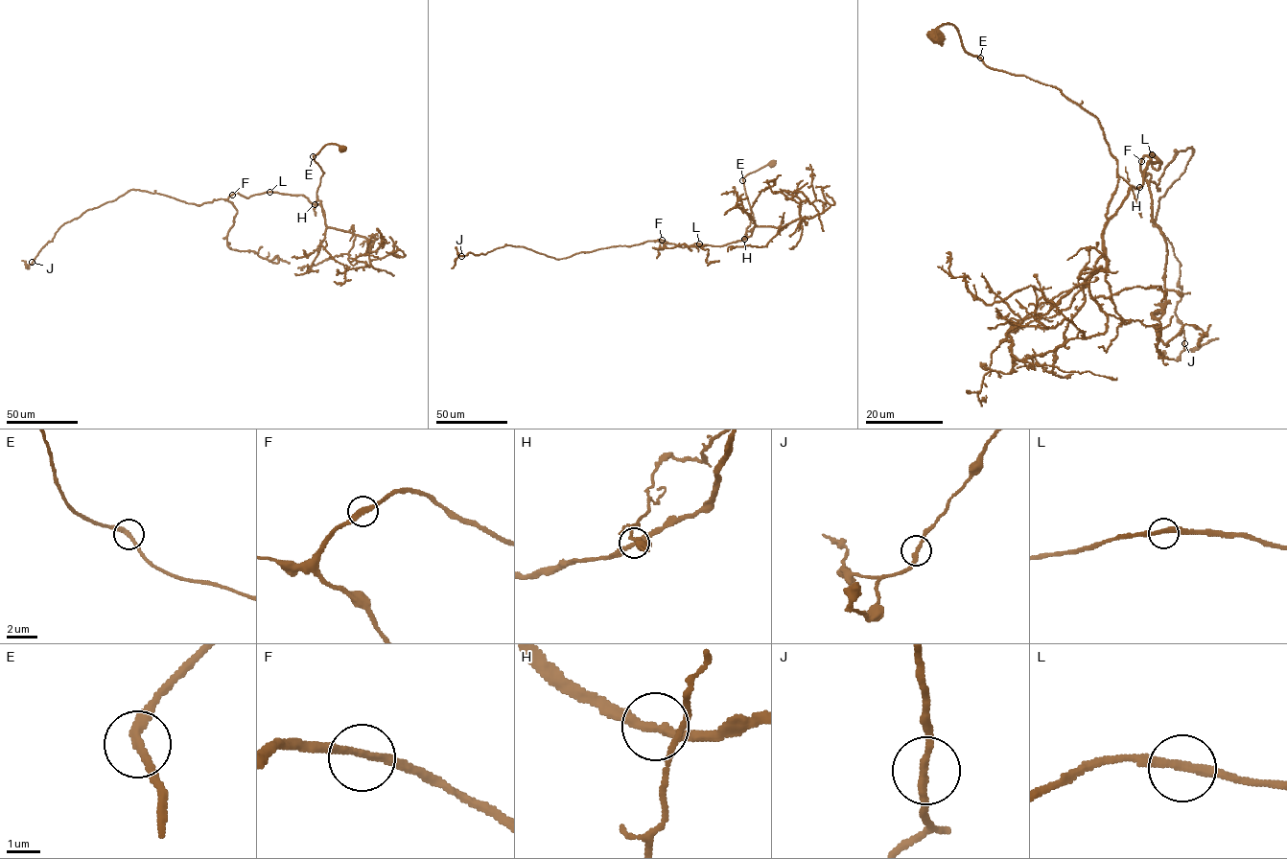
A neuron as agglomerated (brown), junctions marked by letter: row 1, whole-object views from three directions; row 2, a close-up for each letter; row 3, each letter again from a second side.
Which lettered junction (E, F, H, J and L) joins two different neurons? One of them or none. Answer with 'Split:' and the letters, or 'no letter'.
Split: no letter

